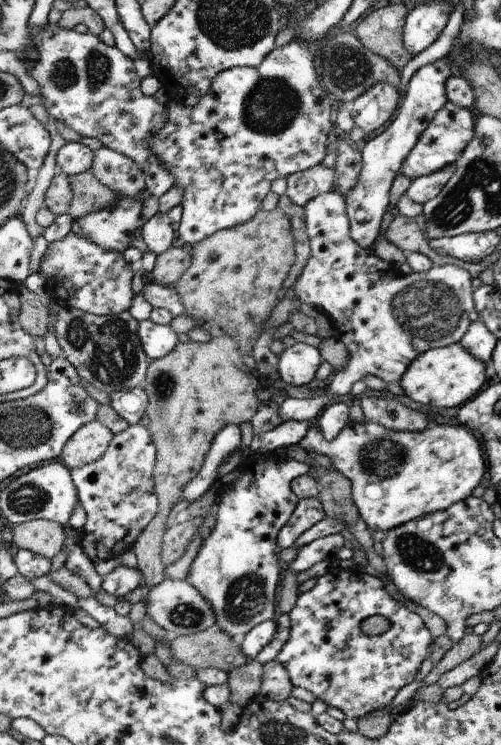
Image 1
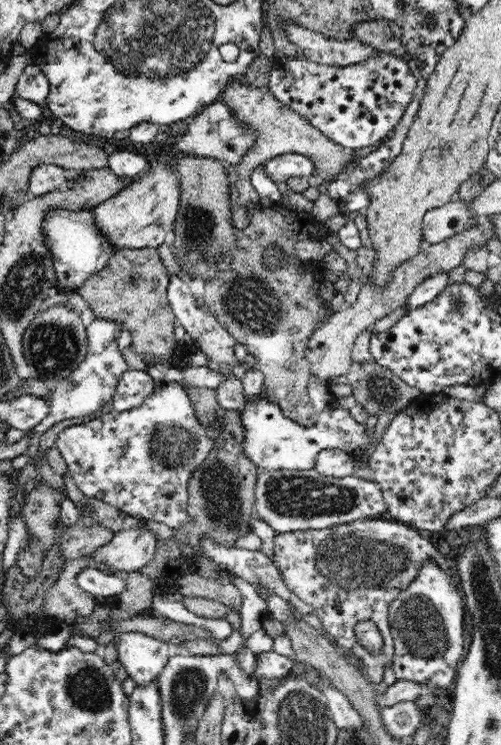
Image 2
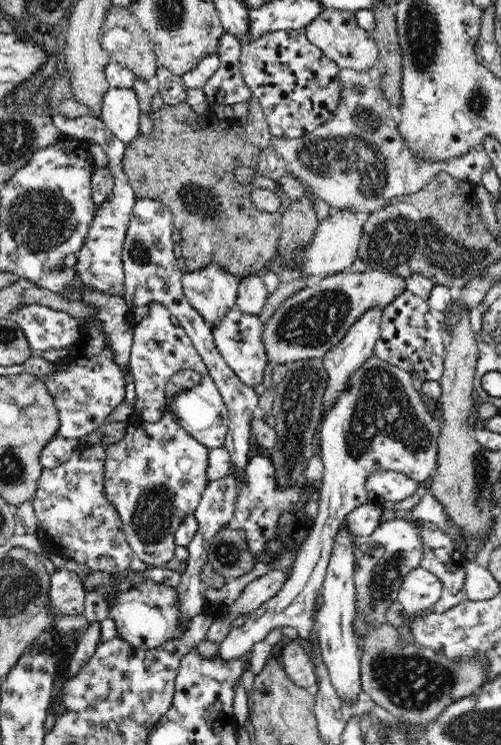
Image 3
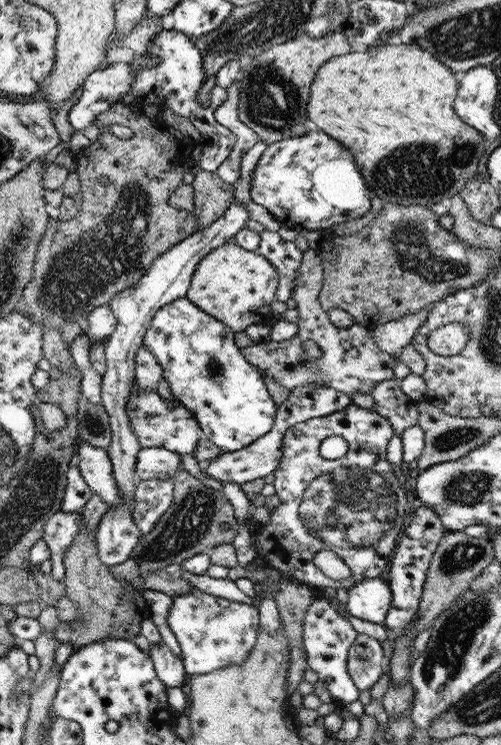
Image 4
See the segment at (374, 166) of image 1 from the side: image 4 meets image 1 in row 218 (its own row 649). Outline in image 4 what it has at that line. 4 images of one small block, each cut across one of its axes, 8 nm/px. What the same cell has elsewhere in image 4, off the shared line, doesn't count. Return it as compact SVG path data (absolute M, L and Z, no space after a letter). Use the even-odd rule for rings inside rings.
M359 634L348 650L347 670L358 691L370 691L389 667L381 642Z

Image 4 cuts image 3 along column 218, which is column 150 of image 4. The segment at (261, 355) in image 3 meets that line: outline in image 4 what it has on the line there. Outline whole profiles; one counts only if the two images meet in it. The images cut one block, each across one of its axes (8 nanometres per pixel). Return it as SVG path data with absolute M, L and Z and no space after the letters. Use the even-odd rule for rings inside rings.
M183 297L165 304L155 312L143 338L143 344L162 367L163 377L168 382L172 396L194 413L204 438L226 452L246 448L268 434L275 426L279 410L279 405L268 394L264 376L246 359L235 343L235 331Z

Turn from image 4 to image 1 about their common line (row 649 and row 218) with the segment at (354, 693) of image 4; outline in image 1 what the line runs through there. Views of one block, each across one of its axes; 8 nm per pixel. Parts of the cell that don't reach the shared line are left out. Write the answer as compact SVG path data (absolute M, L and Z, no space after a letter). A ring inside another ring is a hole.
M332 190L310 200L303 207L305 234L310 244L310 259L294 284L300 304L308 304L328 313L333 323L333 337L344 343L348 364L326 386L328 402L351 393L353 385L366 376L380 378L384 383L399 382L408 366L425 351L460 343L472 322L478 321L471 275L454 264L434 266L425 272L403 276L398 268L389 266L369 249L361 248L350 235L351 225L346 213L345 198Z

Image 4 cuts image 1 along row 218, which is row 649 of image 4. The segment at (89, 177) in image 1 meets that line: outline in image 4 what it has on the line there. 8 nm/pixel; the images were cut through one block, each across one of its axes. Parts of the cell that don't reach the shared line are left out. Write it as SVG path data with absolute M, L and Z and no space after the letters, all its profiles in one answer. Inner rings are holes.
M82 514L79 522L79 531L76 533L71 546L64 555L66 564L65 575L62 578L66 584L67 597L77 606L80 613L74 623L78 624L76 630L80 636L72 643L72 654L88 644L106 640L106 638L122 638L134 640L140 633L140 624L144 618L151 616L151 610L144 598L143 591L125 580L116 580L97 555L96 532L91 531Z

